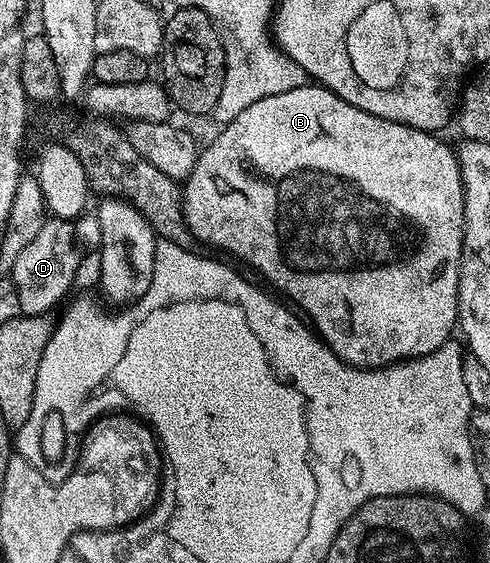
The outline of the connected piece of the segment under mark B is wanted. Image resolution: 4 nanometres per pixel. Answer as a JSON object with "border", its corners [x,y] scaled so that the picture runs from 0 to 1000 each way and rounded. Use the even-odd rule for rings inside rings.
{"border":[[[622,147],[614,155],[598,155],[594,162],[573,162],[571,165],[549,165],[541,176],[512,179],[508,190],[492,197],[492,204],[469,210],[453,224],[457,227],[424,254],[408,270],[402,290],[394,304],[382,314],[371,330],[373,339],[373,384],[382,387],[396,423],[416,428],[422,435],[433,435],[439,442],[457,442],[463,449],[473,449],[480,456],[490,456],[496,464],[506,464],[520,478],[531,478],[573,519],[580,529],[596,528],[614,547],[616,554],[631,565],[633,575],[647,586],[649,597],[680,622],[698,641],[706,641],[733,655],[778,655],[784,648],[802,648],[818,641],[829,641],[833,634],[863,634],[867,629],[892,623],[916,604],[922,604],[931,590],[937,568],[937,478],[945,472],[945,384],[949,382],[949,353],[945,352],[945,318],[941,314],[941,297],[931,266],[920,265],[902,250],[902,242],[888,236],[869,236],[865,229],[845,229],[833,222],[820,222],[794,211],[778,211],[769,204],[753,204],[753,197],[737,197],[737,190],[720,190],[704,176],[696,176],[680,162],[671,162],[661,151],[649,147]]]}

